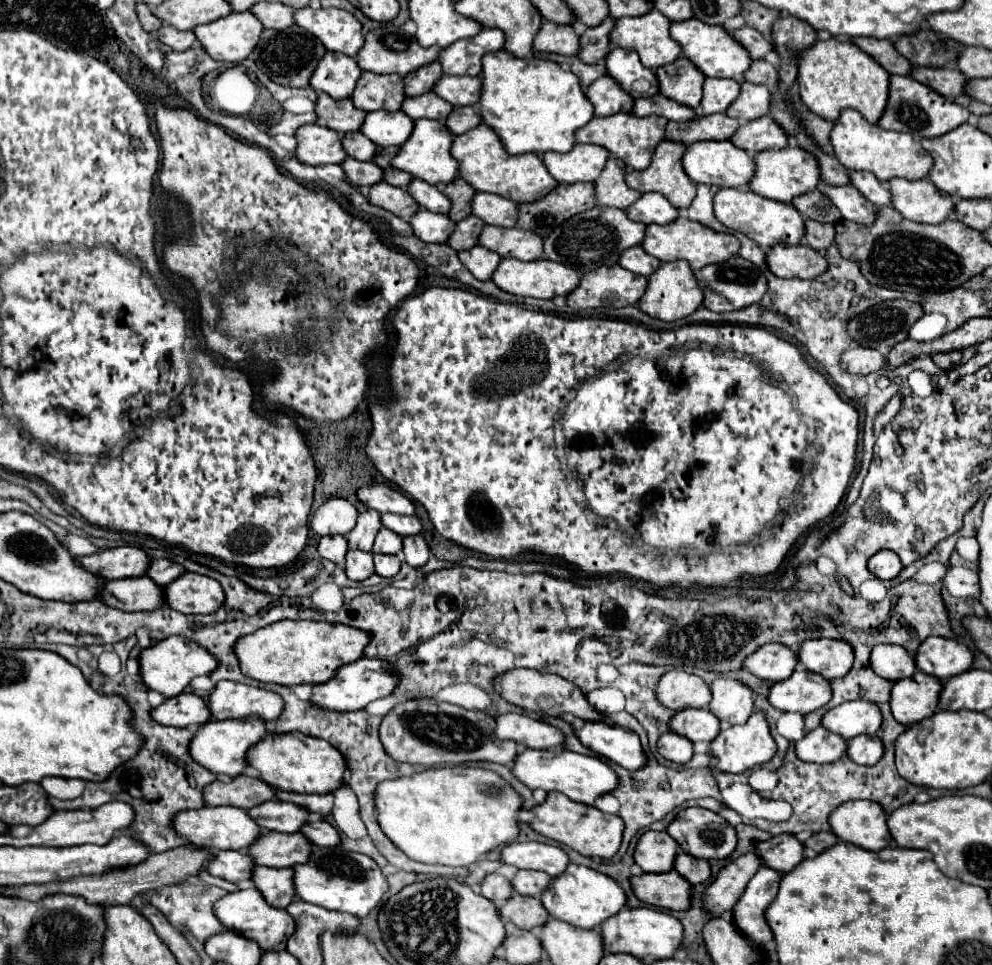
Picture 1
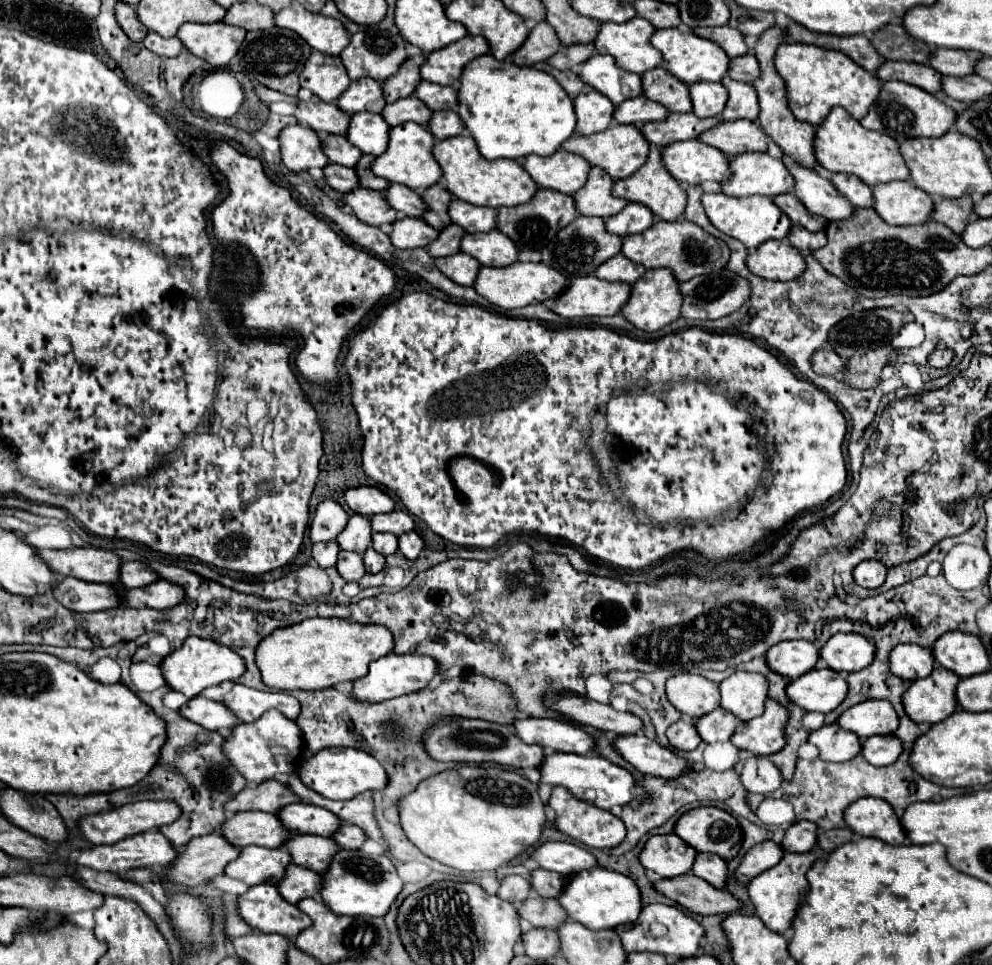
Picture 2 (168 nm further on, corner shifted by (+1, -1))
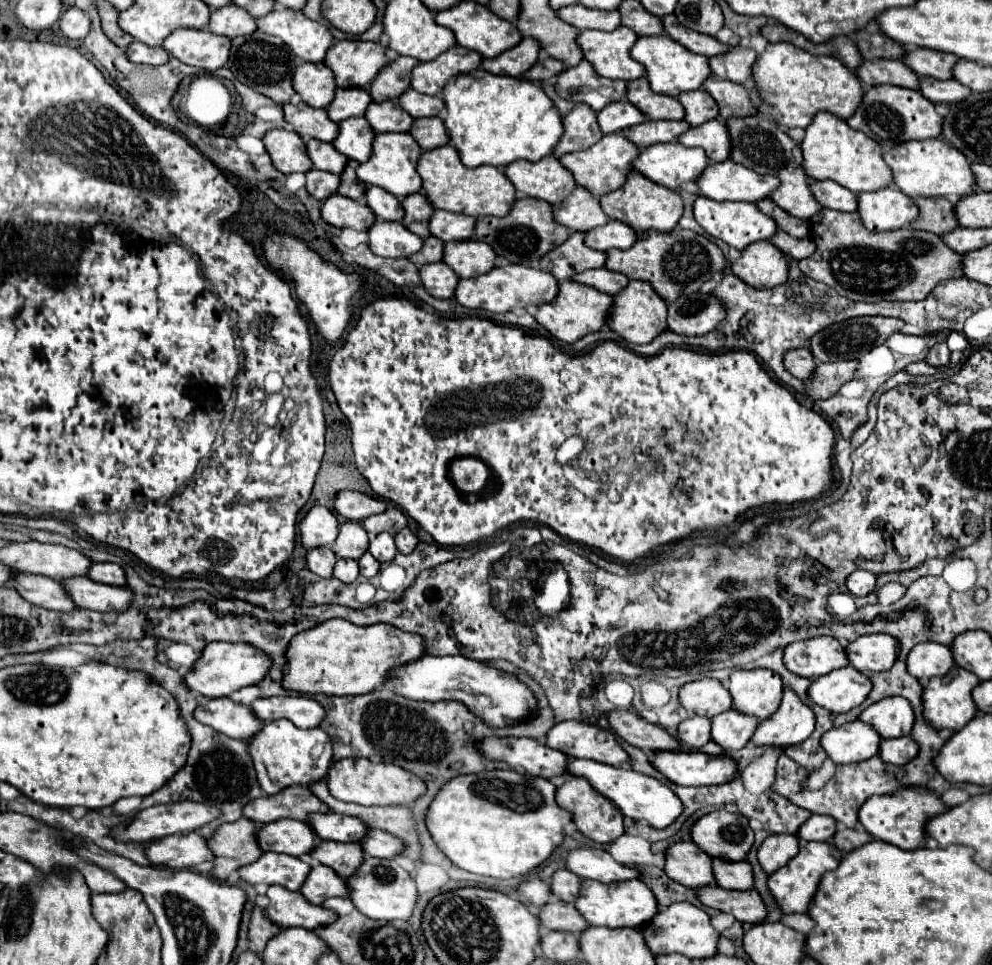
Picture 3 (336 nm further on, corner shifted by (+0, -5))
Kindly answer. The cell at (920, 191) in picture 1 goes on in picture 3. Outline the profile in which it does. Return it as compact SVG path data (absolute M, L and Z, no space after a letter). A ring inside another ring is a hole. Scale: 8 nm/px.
M883 187L871 193L857 195L857 213L869 231L893 231L909 227L917 217L917 205L897 187Z

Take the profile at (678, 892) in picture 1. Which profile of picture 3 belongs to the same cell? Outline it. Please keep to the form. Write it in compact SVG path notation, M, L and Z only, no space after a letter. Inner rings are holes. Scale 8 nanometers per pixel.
M707 885L697 891L703 905L735 915L743 923L761 923L767 917L767 907L755 889L747 891L727 891L719 885Z

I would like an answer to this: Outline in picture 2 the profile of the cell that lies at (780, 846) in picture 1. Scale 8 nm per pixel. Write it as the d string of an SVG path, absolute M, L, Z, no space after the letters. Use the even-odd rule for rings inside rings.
M810 821L792 823L786 829L786 835L780 843L780 847L786 853L808 853L816 845L816 825Z

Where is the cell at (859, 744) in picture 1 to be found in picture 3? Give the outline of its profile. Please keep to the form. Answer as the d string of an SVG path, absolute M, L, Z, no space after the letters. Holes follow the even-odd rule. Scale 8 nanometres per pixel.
M901 737L901 739L883 739L881 741L881 759L889 761L893 765L905 765L913 757L917 757L919 745L911 737Z

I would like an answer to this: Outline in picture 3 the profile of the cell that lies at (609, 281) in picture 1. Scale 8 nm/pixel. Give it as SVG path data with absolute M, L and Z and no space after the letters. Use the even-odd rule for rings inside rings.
M563 281L559 285L559 293L551 303L539 305L535 319L541 327L545 327L555 339L563 343L575 343L587 333L599 331L605 325L605 313L609 313L609 297L605 293L597 293L587 285L577 285L575 281Z

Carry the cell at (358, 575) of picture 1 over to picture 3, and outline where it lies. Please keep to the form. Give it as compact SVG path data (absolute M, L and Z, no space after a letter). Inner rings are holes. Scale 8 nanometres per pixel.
M337 559L333 577L337 577L343 583L353 583L357 579L357 575L359 575L357 561L341 561L341 559Z

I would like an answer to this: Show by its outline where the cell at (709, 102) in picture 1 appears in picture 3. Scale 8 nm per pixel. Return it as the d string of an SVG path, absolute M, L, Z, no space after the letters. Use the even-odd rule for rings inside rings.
M703 89L681 93L677 97L677 101L683 105L683 109L685 109L685 121L691 127L699 127L705 121L711 121L711 119L717 119L719 117L717 103Z

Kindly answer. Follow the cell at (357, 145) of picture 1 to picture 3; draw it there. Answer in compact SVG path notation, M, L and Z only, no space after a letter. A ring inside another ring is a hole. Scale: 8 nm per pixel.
M309 139L309 141L305 141L305 147L307 147L305 153L313 161L315 169L341 175L345 163L347 163L347 157L341 157L341 153L337 153L331 143L321 143L317 139Z

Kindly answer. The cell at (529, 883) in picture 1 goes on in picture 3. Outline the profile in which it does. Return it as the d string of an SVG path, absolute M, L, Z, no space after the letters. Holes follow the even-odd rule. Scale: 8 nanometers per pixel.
M563 869L563 871L555 871L553 875L553 883L551 883L551 891L557 899L577 899L579 897L579 887L581 887L581 879Z

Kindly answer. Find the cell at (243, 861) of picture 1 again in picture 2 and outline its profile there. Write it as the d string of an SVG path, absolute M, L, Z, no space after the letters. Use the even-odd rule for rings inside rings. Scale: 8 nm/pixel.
M244 847L240 855L230 861L224 869L224 875L232 879L240 879L246 885L260 885L260 883L276 883L286 865L290 863L290 855L284 847L266 849L266 847Z

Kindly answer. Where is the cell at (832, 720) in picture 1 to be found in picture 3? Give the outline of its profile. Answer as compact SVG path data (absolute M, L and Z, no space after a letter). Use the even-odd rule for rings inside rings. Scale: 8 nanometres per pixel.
M887 697L867 707L859 719L873 725L883 739L893 739L911 733L915 711L905 697Z

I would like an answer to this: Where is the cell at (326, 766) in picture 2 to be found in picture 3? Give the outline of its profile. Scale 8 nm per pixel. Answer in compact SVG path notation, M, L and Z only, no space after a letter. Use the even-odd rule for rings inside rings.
M343 759L333 763L327 783L333 797L359 805L411 805L427 791L427 785L415 773L389 763L373 765L369 759Z

